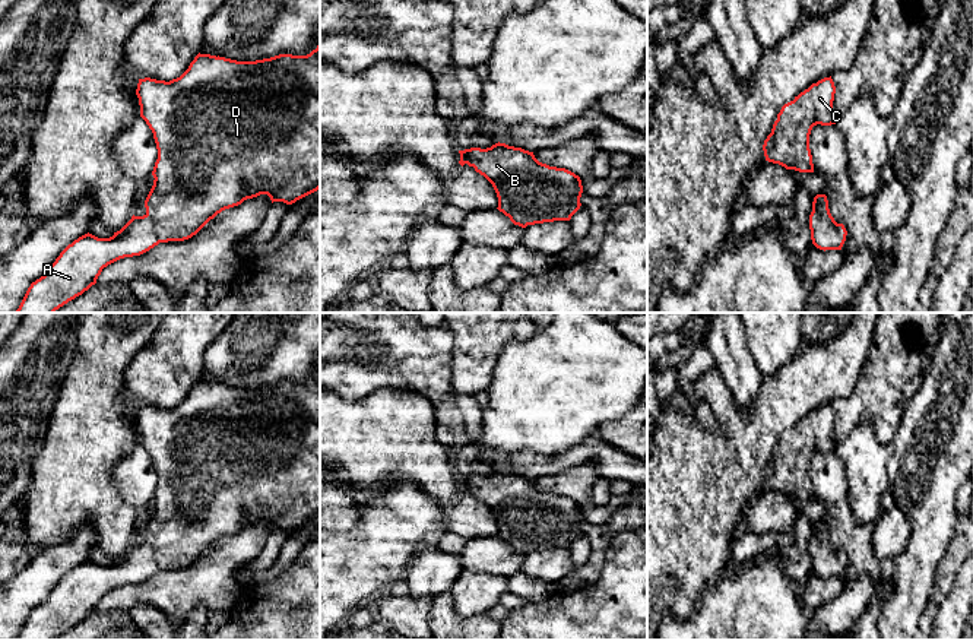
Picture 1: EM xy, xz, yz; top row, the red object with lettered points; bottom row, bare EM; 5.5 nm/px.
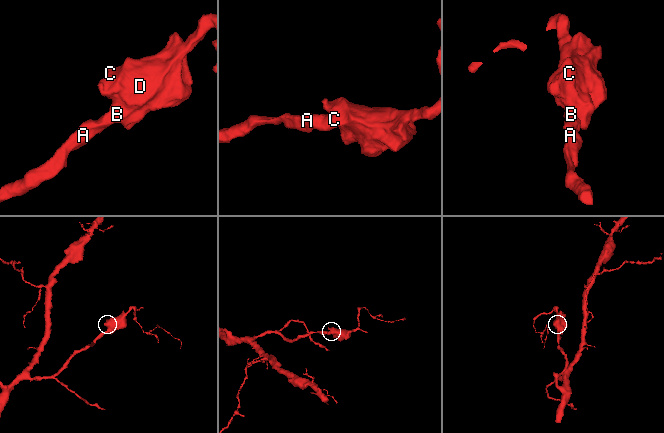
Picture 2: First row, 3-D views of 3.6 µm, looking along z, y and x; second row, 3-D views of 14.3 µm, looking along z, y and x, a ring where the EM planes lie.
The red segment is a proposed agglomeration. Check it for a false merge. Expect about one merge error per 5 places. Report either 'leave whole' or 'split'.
leave whole

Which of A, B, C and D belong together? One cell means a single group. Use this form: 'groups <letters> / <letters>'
groups A B C D

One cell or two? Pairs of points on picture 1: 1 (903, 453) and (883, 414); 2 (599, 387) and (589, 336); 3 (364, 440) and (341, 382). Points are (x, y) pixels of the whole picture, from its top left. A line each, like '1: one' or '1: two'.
1: two
2: one
3: two

